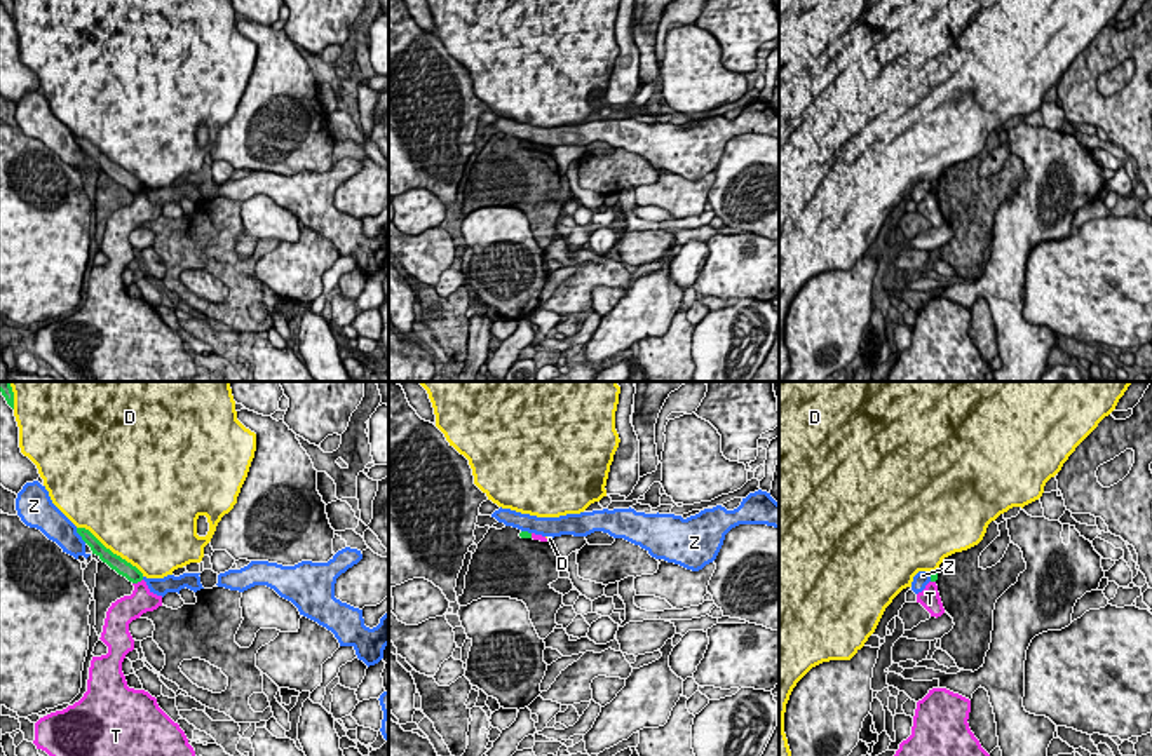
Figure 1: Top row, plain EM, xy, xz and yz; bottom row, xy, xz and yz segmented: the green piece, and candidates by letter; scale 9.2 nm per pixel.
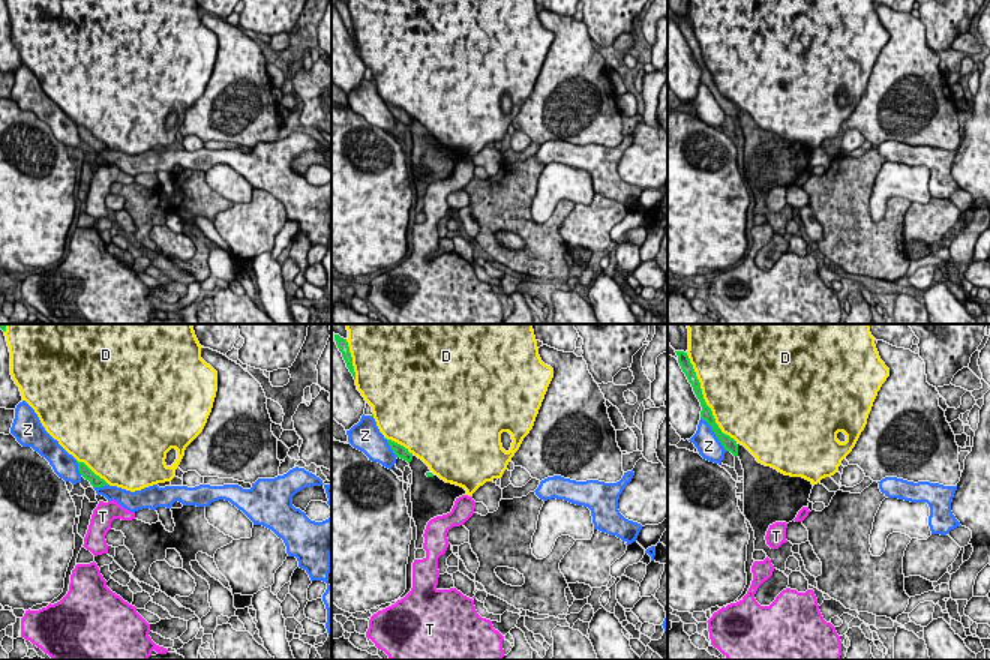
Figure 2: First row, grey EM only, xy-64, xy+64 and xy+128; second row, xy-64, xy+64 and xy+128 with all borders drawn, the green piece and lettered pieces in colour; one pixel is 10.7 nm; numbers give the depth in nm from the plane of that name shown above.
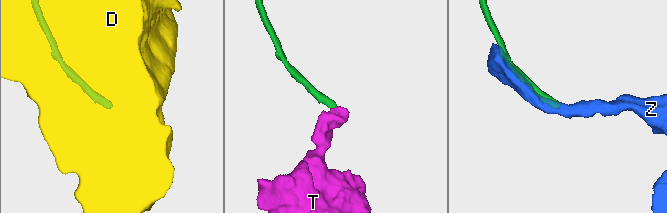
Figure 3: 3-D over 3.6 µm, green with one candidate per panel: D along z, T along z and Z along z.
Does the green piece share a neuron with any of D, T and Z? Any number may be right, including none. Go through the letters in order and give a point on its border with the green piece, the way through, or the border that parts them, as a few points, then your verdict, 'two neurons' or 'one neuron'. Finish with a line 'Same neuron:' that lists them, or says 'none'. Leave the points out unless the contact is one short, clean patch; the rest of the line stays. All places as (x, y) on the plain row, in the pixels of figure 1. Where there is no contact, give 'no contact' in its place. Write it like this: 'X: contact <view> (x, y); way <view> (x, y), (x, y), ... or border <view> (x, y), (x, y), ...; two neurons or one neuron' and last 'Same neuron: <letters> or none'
D: contact xy (108, 159); two neurons
T: contact xy (136, 192); border xy (142, 188), (133, 194); two neurons
Z: contact xy (79, 143); two neurons
Same neuron: none

